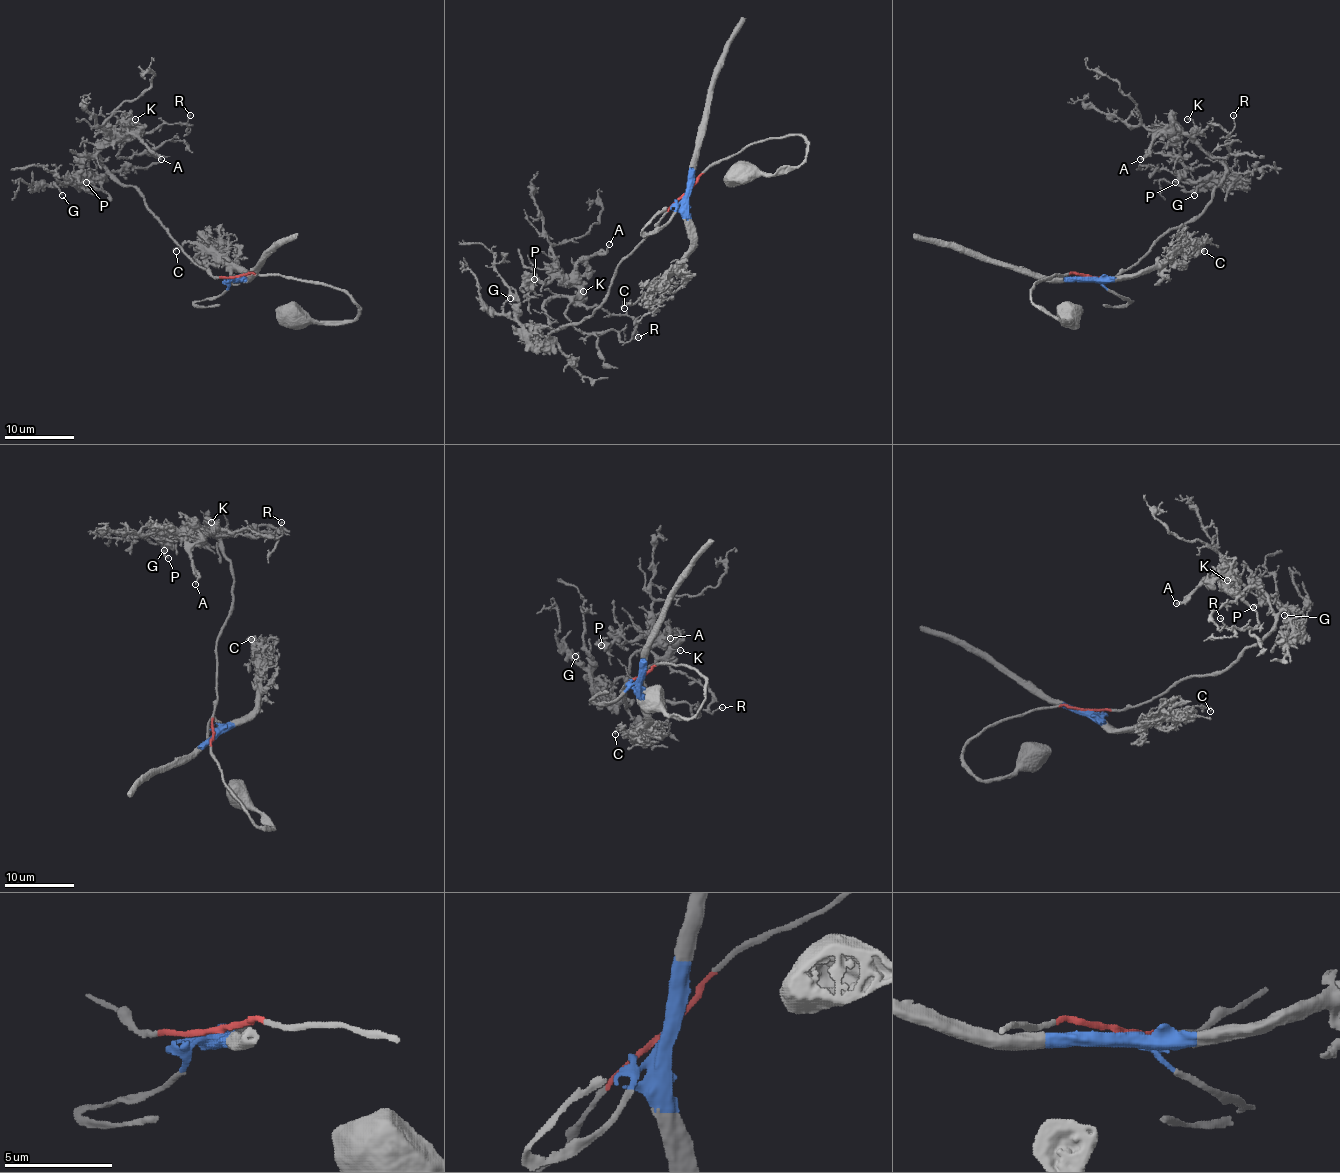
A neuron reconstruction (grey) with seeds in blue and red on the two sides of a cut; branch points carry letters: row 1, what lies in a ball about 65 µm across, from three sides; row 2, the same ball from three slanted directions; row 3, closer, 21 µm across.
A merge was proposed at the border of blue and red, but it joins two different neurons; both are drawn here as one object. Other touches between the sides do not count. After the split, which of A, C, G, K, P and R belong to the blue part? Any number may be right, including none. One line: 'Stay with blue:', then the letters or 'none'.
Stay with blue: C

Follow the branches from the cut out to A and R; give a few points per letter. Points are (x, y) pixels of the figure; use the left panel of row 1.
A: (239, 276), (202, 269), (95, 149), (137, 129), (160, 159)
R: (239, 276), (202, 269), (95, 150), (104, 140), (164, 124), (186, 126), (186, 133), (190, 115)

